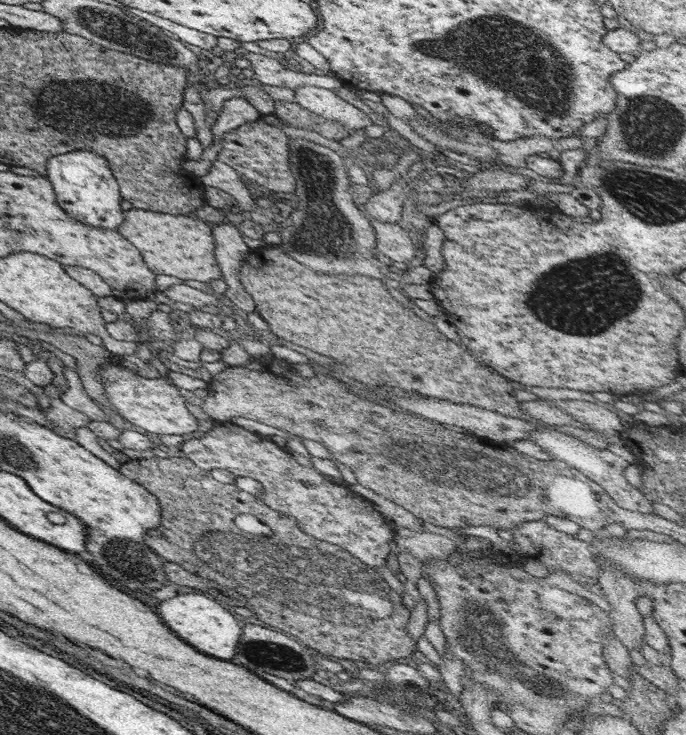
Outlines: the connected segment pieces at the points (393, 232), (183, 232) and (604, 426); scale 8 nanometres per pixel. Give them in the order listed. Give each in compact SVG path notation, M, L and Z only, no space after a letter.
M366 212L364 215L370 219L377 238L376 248L392 259L394 268L410 263L415 258L415 248L412 245L412 238L400 223L388 222L382 224L376 218L372 218Z
M141 209L122 212L124 222L118 232L141 253L148 269L155 275L173 276L178 279L210 283L223 279L216 261L214 235L208 222L194 215L174 216Z
M538 398L538 401L552 403L552 405L564 409L564 411L570 413L574 419L590 425L592 430L614 434L623 429L620 416L601 403L584 400L552 400L546 398Z

